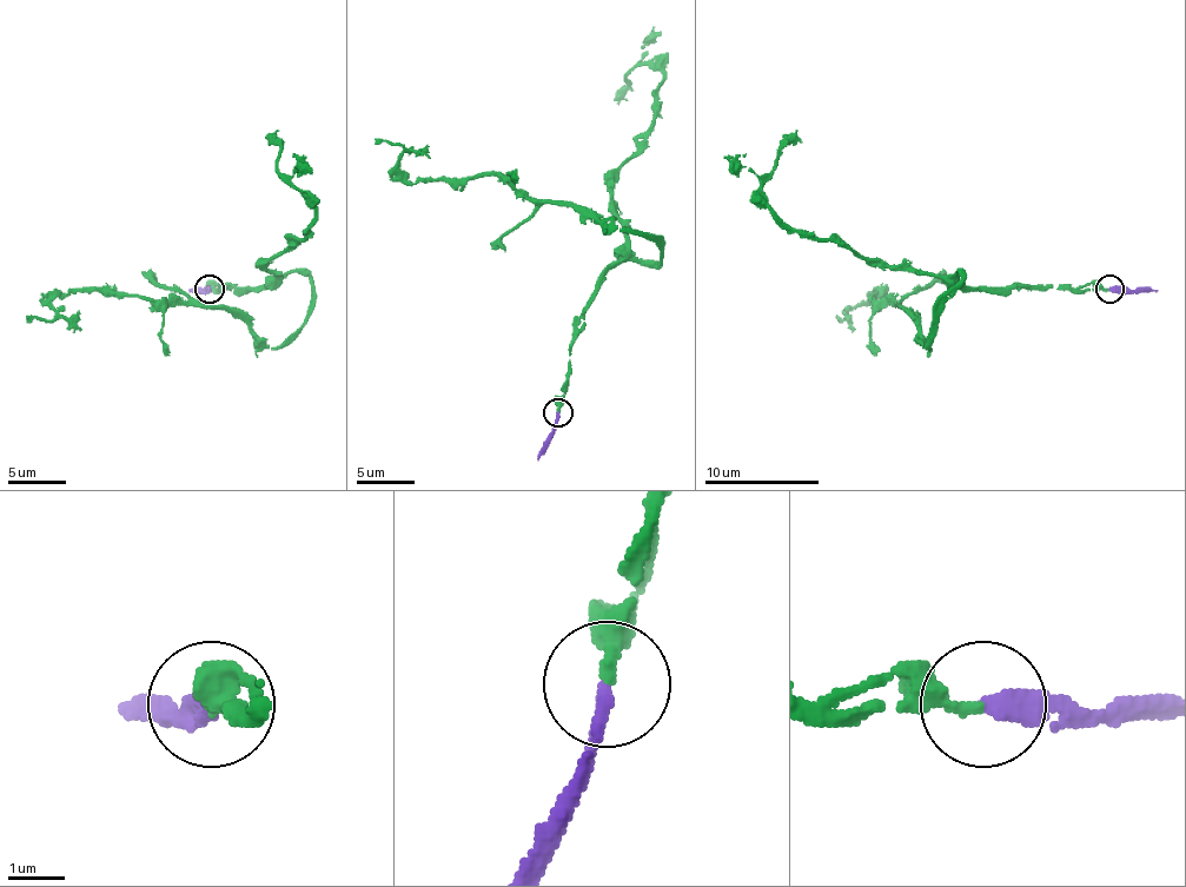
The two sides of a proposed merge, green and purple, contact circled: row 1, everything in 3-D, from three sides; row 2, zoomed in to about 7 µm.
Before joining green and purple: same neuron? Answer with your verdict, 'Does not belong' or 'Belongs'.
Belongs

